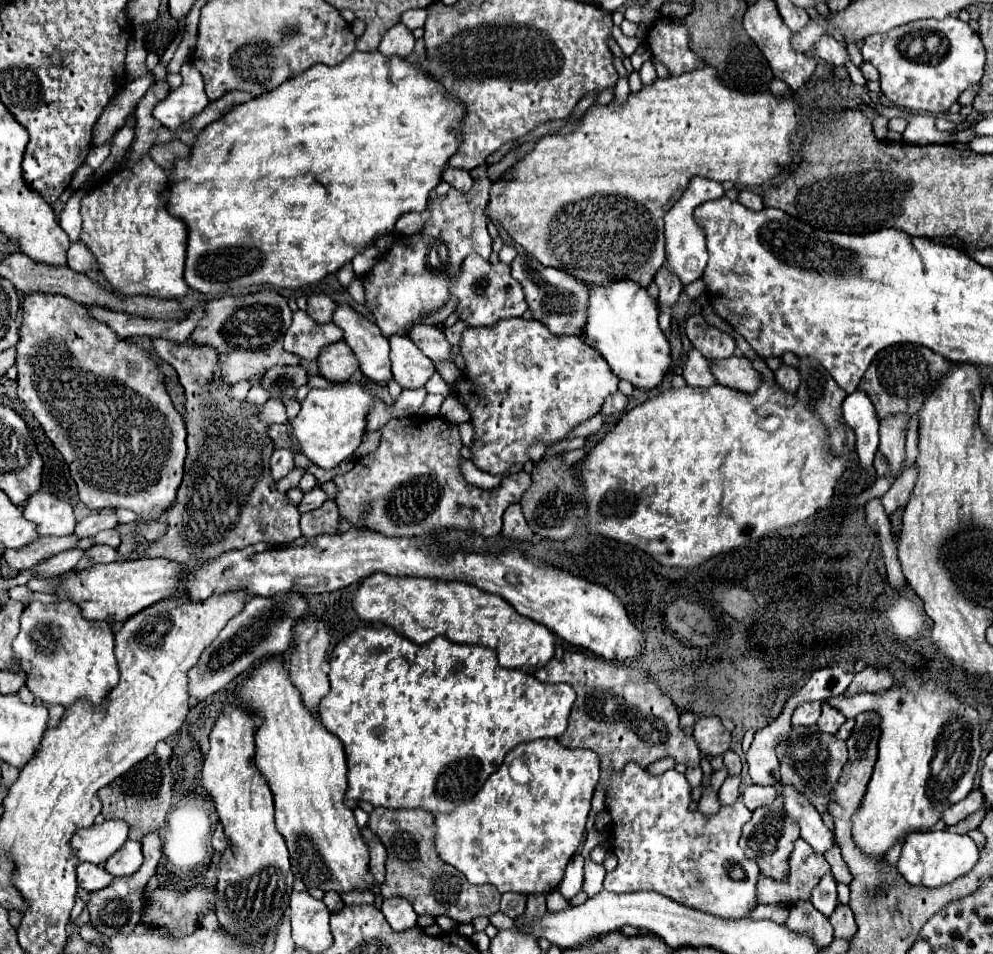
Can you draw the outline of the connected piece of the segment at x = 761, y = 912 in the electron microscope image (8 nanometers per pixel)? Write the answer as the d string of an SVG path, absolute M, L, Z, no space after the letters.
M772 903L772 905L758 905L750 917L752 919L772 919L774 923L786 923L790 913L788 903Z

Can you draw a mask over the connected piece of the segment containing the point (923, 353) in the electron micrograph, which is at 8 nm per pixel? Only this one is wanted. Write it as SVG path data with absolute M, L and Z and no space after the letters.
M894 345L882 349L870 363L858 389L864 391L874 403L878 419L900 413L916 415L920 411L920 405L924 405L924 401L932 395L936 387L940 387L940 381L952 369L952 361L948 359L944 359L944 369L942 369L942 359L944 357L940 357L938 353L920 345Z

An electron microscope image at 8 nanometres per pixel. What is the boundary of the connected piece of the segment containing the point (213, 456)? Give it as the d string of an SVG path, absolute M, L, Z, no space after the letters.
M166 339L152 341L152 347L160 359L176 369L186 389L188 457L176 503L166 515L170 529L146 549L146 557L168 557L194 567L220 553L260 541L268 545L292 543L302 535L300 513L296 505L288 503L286 493L276 491L276 483L270 477L268 461L274 445L268 437L268 427L256 419L258 407L232 401L228 397L230 387L212 381L218 367L216 349Z

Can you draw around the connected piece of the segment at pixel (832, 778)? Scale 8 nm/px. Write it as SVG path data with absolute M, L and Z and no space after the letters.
M792 727L788 739L780 741L776 747L778 759L780 759L780 773L784 785L794 785L800 793L806 795L806 799L818 809L818 813L826 811L828 797L834 789L836 779L840 777L840 771L844 763L848 761L848 749L844 741L836 741L834 735L822 733L818 729L810 727Z

